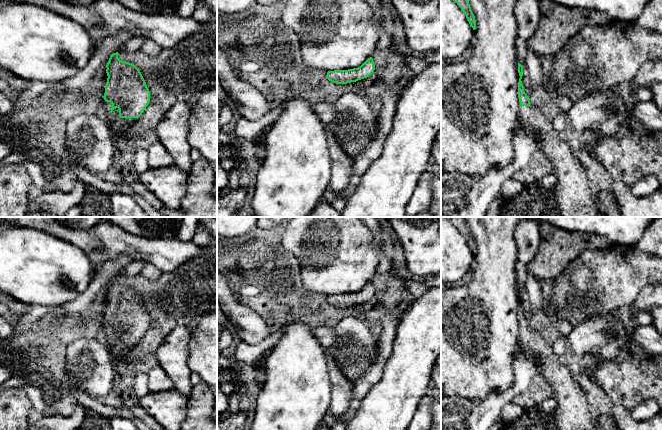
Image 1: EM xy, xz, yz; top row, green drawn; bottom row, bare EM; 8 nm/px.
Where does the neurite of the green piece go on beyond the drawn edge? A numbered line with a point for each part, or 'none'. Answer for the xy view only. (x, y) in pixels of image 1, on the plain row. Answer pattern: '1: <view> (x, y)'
1: xy (117, 348)

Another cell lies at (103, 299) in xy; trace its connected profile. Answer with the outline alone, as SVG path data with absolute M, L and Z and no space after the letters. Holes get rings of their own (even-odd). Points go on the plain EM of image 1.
M106 291L102 294L101 298L100 298L100 301L101 301L101 304L103 306L103 309L104 311L100 313L100 315L98 316L101 320L101 327L100 327L100 333L101 333L101 338L102 338L102 335L103 335L103 332L108 330L108 331L112 331L112 328L110 326L106 326L103 322L104 320L104 317L105 317L105 310L106 310L106 306L107 306L107 297L106 297Z

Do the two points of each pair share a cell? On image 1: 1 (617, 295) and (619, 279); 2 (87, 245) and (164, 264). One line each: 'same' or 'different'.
1: same
2: same

